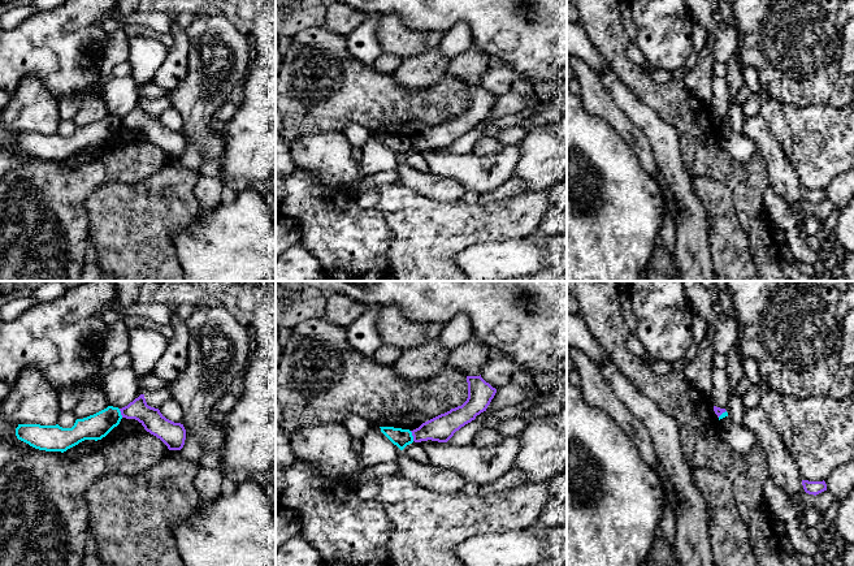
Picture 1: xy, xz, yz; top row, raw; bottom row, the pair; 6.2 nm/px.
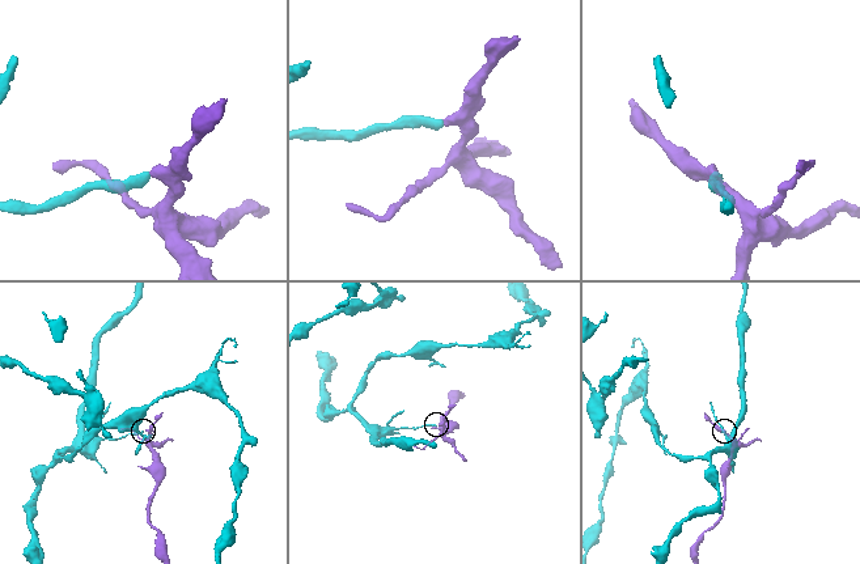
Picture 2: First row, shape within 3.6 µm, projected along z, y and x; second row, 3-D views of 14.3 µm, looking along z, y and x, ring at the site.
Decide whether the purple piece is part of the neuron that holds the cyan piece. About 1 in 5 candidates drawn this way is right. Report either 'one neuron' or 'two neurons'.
two neurons

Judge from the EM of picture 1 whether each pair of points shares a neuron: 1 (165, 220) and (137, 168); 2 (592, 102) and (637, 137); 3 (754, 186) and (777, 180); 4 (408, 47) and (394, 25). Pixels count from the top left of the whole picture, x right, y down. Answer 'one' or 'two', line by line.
1: two
2: one
3: two
4: one

